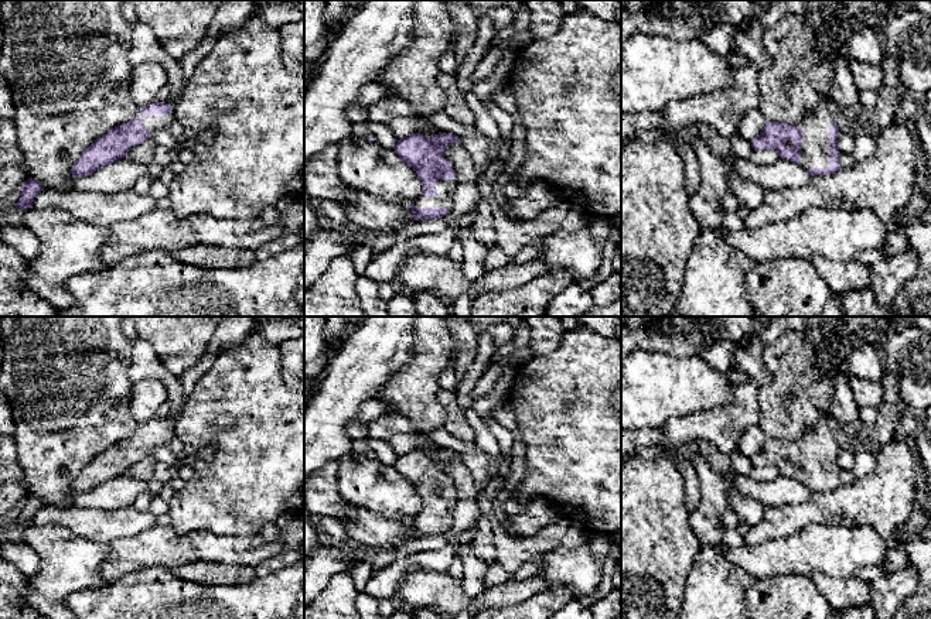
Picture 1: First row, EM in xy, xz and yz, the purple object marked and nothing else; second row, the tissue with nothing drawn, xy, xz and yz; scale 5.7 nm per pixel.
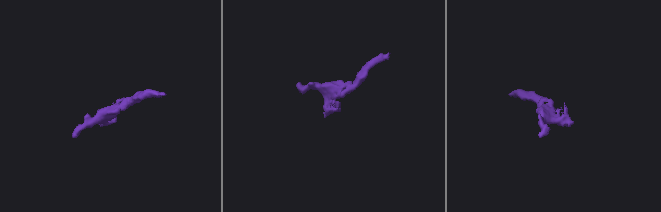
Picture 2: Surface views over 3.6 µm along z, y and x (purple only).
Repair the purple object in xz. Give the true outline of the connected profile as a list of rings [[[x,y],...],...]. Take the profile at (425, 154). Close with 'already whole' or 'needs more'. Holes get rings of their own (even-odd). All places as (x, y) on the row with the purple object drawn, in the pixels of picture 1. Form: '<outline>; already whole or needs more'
[[[439,131],[432,137],[413,133],[395,144],[395,153],[416,171],[422,182],[422,194],[409,204],[415,220],[439,219],[453,208],[458,182],[450,158],[444,155],[451,143],[461,140]]]; needs more

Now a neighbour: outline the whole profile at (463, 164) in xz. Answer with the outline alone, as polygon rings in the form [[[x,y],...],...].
[[[451,143],[446,147],[444,155],[450,158],[458,184],[477,182],[474,161],[461,143]]]

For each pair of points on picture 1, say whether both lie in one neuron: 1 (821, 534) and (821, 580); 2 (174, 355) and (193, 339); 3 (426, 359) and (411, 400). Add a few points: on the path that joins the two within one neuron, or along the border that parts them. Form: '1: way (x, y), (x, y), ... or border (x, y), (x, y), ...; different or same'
1: border (811, 574), (821, 571), (832, 577), (853, 577); different
2: way (178, 351), (188, 341); same
3: way (423, 369), (413, 390); same

